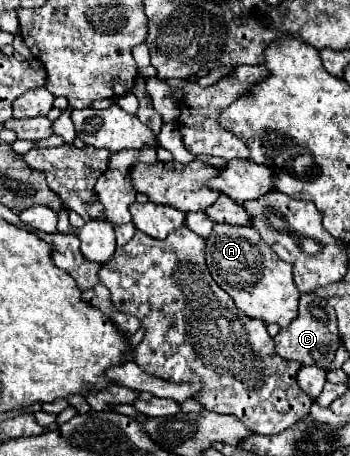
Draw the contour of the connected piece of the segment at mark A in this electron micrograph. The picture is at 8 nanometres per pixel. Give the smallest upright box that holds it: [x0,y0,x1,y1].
[207,224,299,328]

